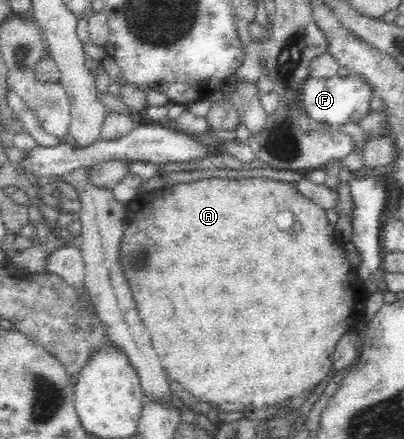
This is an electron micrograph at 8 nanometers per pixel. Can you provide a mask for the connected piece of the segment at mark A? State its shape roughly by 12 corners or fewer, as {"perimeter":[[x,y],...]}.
{"perimeter":[[291,183],[126,204],[119,265],[171,381],[318,385],[368,291]]}

